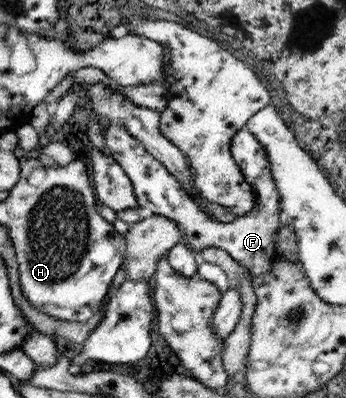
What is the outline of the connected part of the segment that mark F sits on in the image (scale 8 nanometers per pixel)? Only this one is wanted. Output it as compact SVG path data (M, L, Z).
M118 123L105 125L105 155L115 160L134 180L134 194L137 196L139 207L146 213L162 215L172 219L181 229L185 242L195 253L206 247L220 247L230 252L230 256L237 260L251 274L263 275L267 273L273 263L280 257L275 252L274 240L280 227L280 195L273 179L270 161L263 144L245 127L231 142L234 159L242 168L242 174L253 184L257 192L258 205L247 216L236 217L232 222L218 222L208 214L199 210L199 206L191 199L190 194L178 182L178 178L171 175L146 147L134 136L125 131L125 125Z

